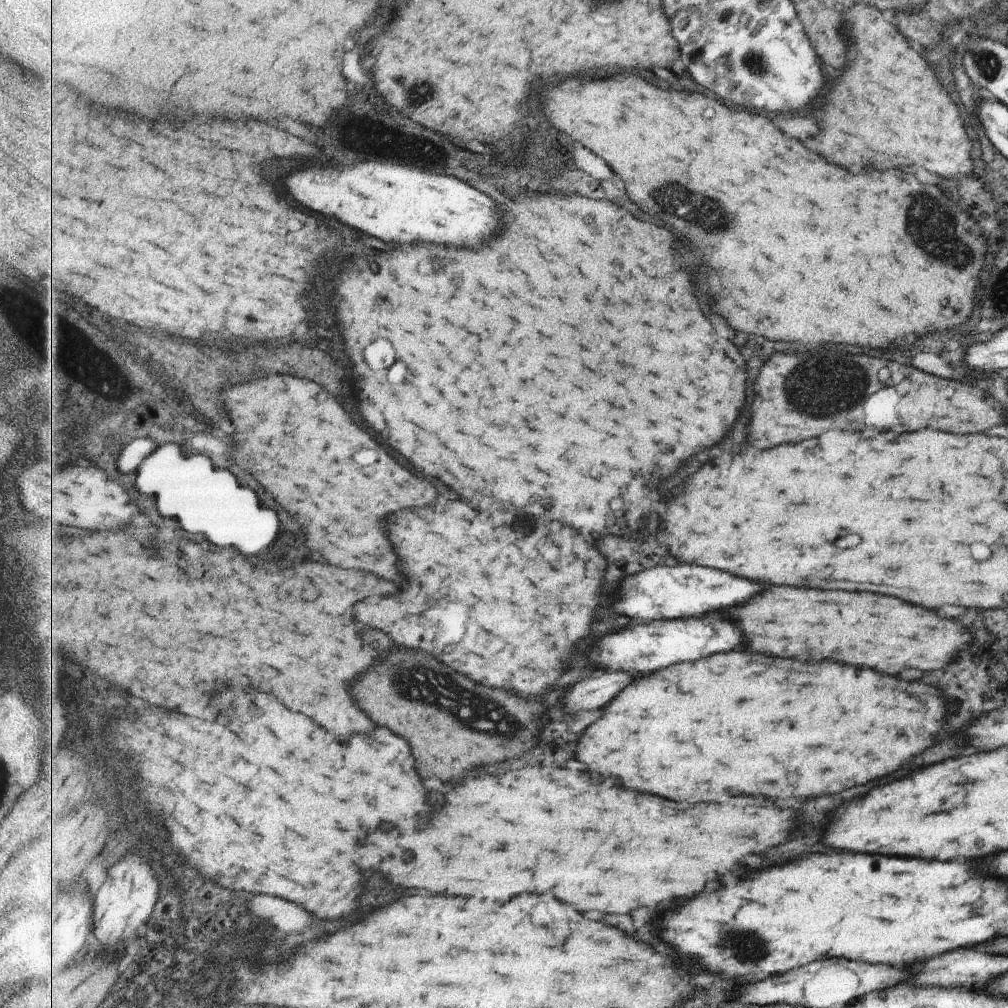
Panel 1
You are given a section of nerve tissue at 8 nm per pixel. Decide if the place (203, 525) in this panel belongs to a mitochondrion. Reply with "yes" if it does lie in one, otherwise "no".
no

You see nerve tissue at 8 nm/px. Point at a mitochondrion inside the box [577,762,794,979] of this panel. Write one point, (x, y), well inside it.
(716, 949)

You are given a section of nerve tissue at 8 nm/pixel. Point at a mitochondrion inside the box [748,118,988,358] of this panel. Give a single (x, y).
(931, 223)

